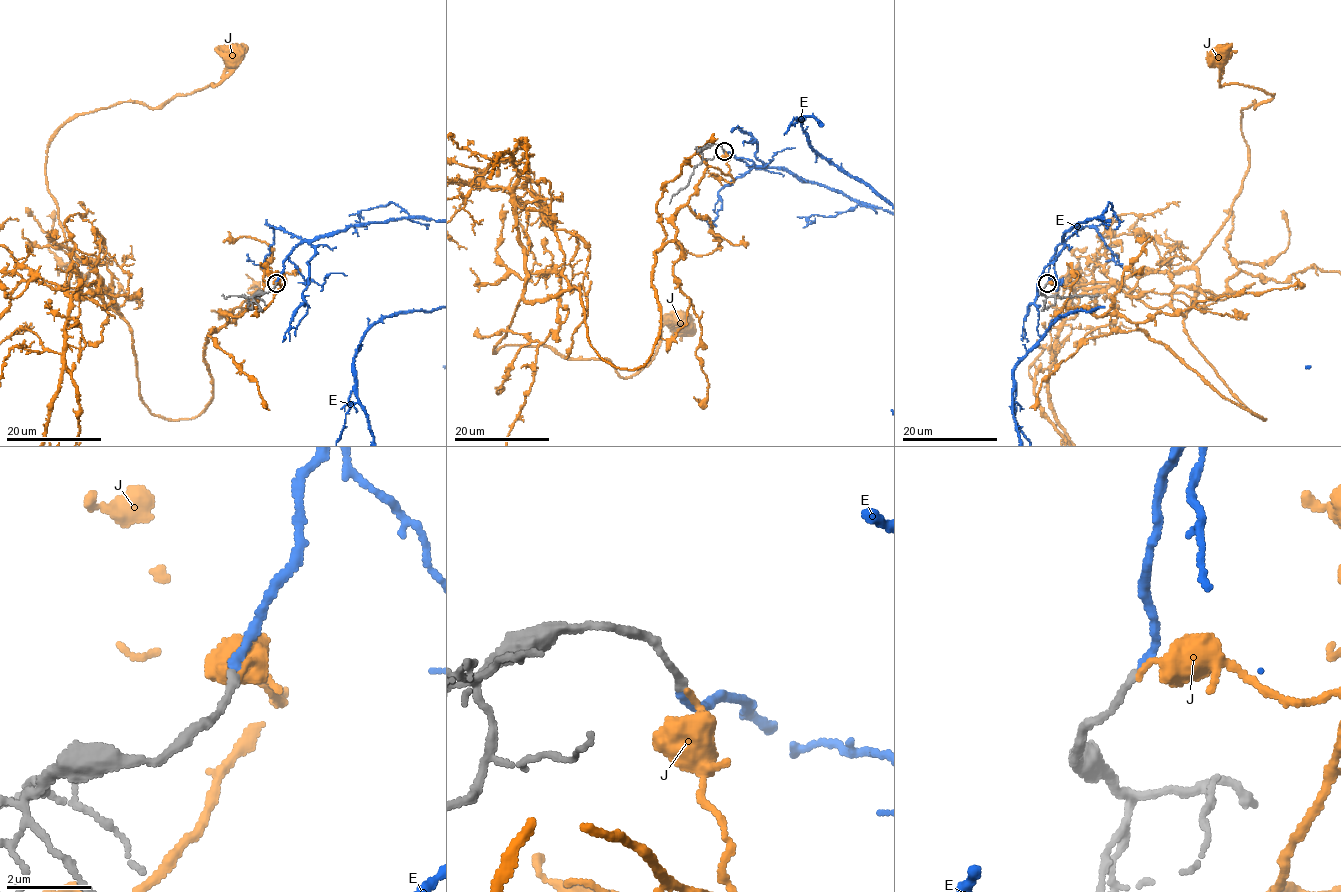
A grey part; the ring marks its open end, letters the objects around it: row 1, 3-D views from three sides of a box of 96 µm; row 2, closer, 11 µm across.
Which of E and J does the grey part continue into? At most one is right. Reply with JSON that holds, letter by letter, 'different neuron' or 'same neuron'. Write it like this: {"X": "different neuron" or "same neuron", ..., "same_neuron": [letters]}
{"E": "same neuron", "J": "different neuron", "same_neuron": ["E"]}

